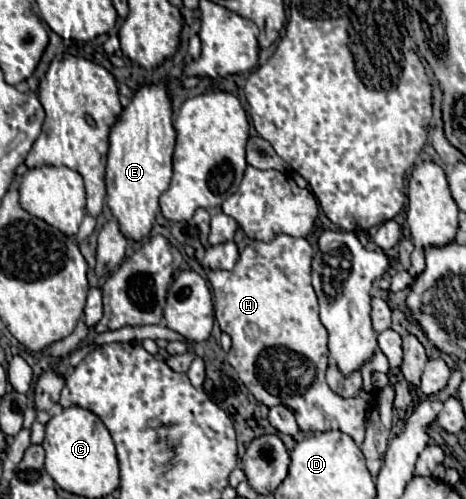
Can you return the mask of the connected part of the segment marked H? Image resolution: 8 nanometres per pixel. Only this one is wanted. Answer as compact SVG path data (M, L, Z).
M278 235L272 241L252 241L242 253L234 269L230 271L208 271L214 293L214 311L220 329L232 337L232 347L228 351L230 365L238 371L240 381L260 403L282 403L294 409L296 421L302 431L330 431L338 429L354 439L356 445L364 441L364 409L368 399L374 395L360 391L358 397L342 399L326 383L328 351L326 351L326 329L318 317L318 299L310 285L310 265L312 265L312 245L306 239L296 239L290 235Z

